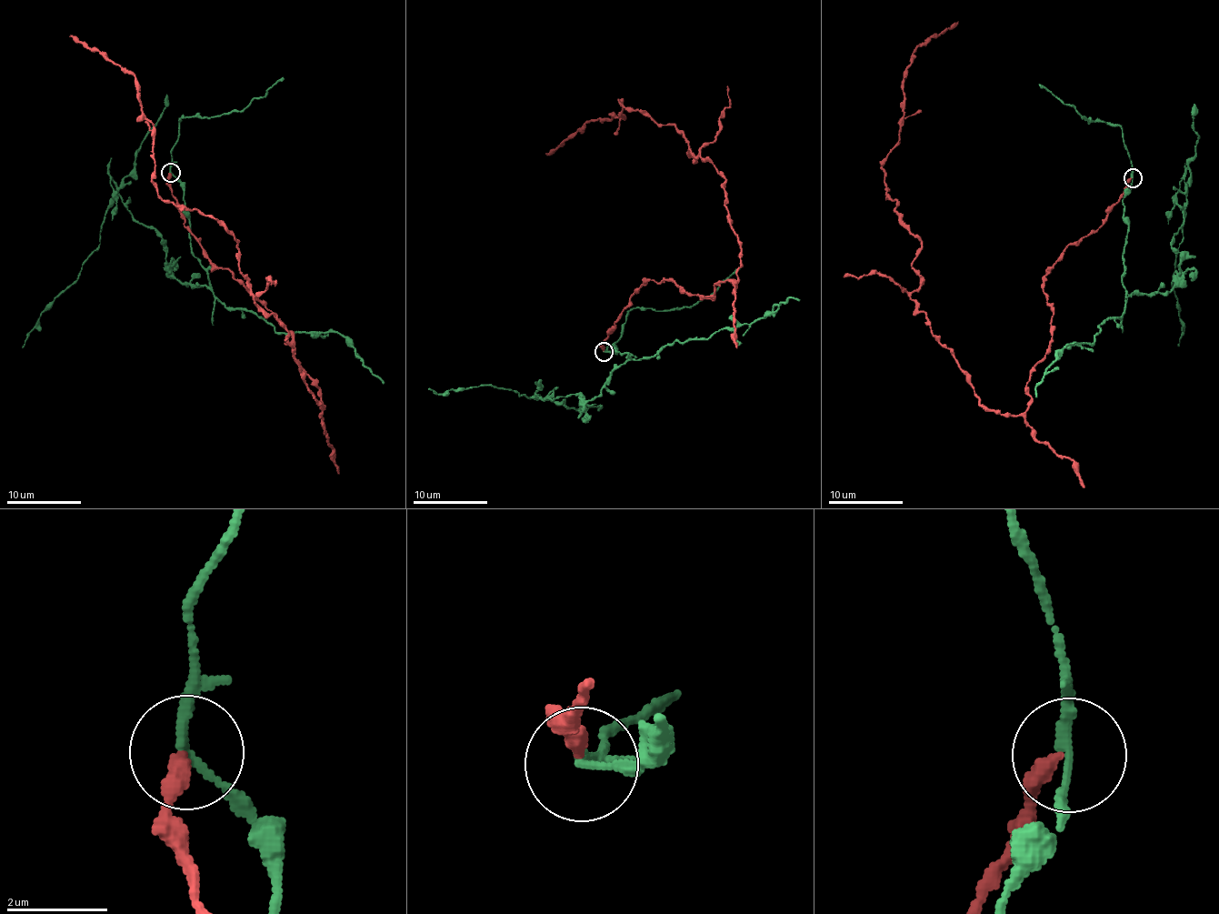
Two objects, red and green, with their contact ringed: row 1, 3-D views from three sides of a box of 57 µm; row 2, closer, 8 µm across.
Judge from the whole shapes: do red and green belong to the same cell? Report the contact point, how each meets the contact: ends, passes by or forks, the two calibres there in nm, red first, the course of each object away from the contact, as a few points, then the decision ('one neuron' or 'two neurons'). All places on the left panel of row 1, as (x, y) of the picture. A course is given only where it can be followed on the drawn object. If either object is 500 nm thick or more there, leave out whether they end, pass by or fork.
place (171, 173); red ends; green passes by; calibres 320 and 180 nm; course red (171, 172), (184, 225), (291, 335), (322, 407), (235, 236), (157, 193), (137, 81), (70, 35); course green (171, 172), (189, 218), (190, 252), (209, 285), (174, 276), (161, 237), (116, 194), (101, 245), (22, 348); two neurons

